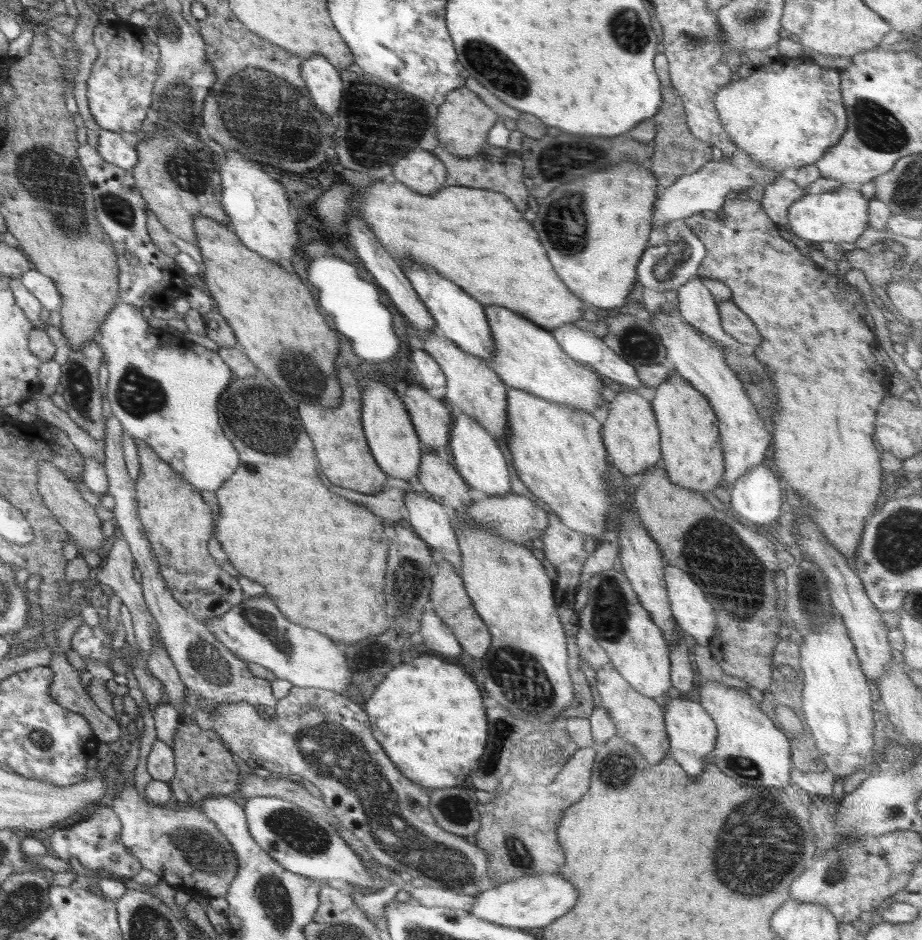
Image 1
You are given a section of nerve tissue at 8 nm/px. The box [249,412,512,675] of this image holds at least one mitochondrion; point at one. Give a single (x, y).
(410, 579)

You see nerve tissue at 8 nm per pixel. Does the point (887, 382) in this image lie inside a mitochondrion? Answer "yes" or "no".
no

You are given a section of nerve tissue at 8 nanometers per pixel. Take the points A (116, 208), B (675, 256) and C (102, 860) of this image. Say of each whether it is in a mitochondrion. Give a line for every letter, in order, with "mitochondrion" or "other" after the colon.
A: mitochondrion
B: mitochondrion
C: other

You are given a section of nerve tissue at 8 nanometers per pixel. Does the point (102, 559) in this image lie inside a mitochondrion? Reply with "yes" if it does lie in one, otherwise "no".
no

